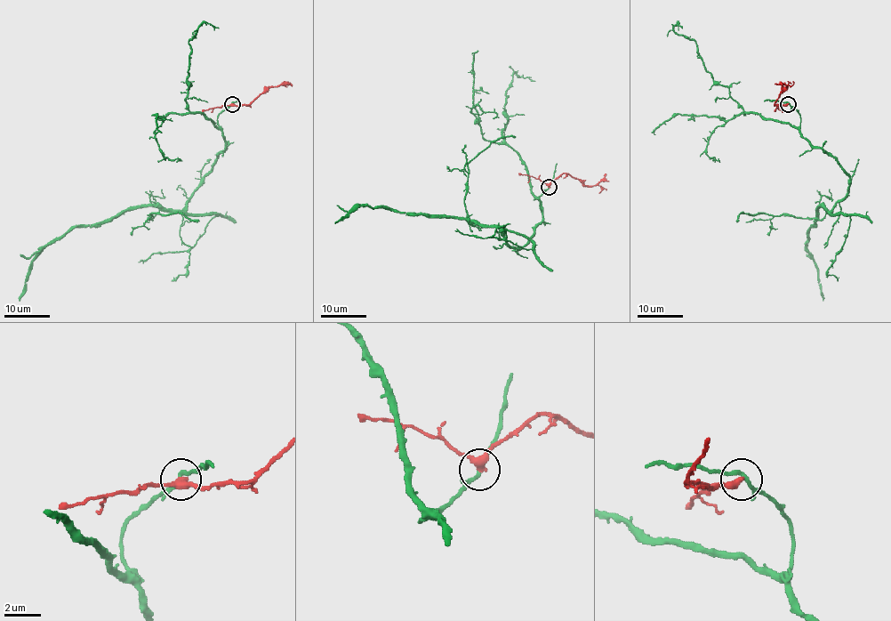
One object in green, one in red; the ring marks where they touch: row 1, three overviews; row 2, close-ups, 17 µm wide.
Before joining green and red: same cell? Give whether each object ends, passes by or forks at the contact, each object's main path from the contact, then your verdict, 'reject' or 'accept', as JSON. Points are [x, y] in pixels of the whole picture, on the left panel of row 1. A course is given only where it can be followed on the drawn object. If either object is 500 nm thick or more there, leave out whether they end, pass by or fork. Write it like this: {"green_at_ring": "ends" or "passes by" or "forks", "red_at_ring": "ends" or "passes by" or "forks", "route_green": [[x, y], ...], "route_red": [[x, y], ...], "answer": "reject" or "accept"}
{"green_at_ring": "passes by", "red_at_ring": "passes by", "route_green": [[232, 103], [217, 117], [225, 148], [187, 207], [130, 207], [100, 221], [69, 229], [32, 262], [19, 300]], "route_red": [[232, 103], [251, 105], [269, 87], [284, 85], [284, 81]], "answer": "reject"}

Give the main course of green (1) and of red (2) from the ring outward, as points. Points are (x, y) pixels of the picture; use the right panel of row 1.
1: (788, 103), (800, 117), (800, 134), (849, 181), (833, 207), (819, 207), (810, 229), (823, 300)
2: (788, 103), (774, 105), (786, 85), (791, 85), (792, 81)

